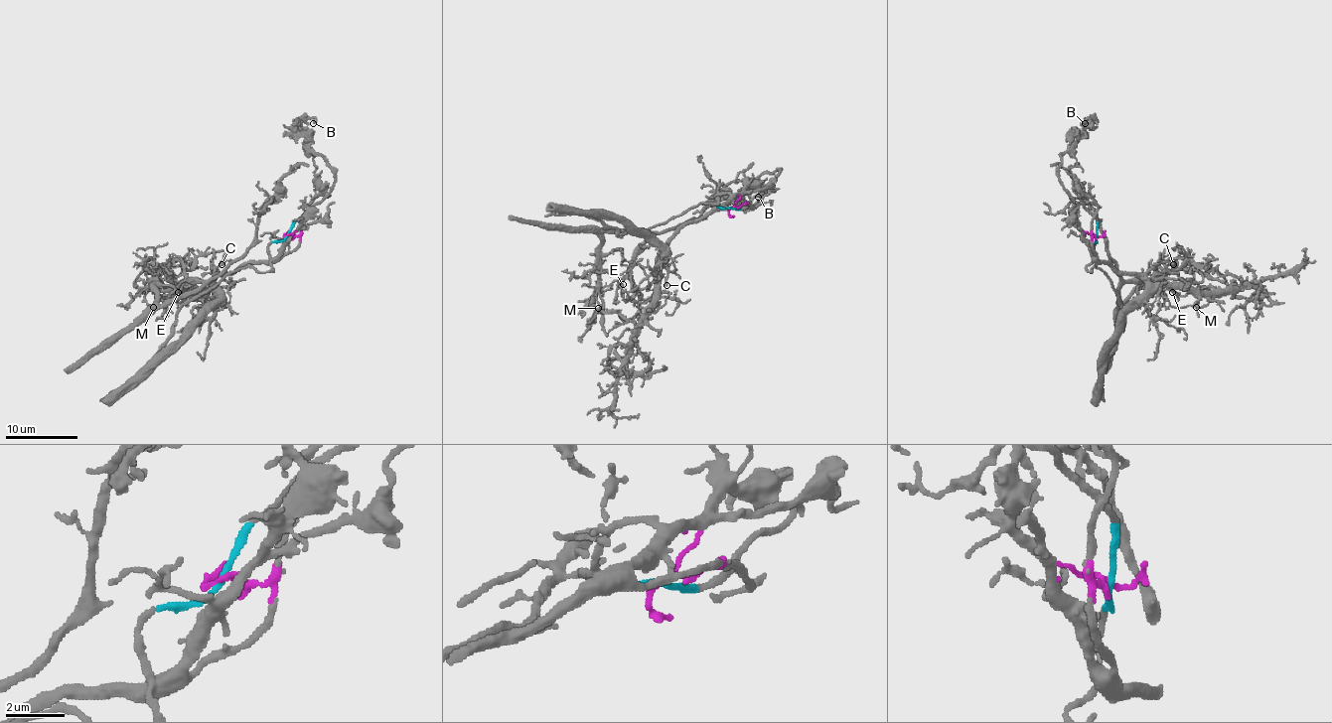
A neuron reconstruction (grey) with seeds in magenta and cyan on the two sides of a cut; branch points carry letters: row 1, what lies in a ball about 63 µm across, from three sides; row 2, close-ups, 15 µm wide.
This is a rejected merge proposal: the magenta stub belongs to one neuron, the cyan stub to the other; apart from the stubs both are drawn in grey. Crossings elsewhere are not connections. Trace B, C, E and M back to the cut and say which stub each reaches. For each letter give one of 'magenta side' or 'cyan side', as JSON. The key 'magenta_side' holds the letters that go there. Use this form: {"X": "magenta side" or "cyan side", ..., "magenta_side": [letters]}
{"B": "cyan side", "C": "magenta side", "E": "magenta side", "M": "magenta side", "magenta_side": ["C", "E", "M"]}

